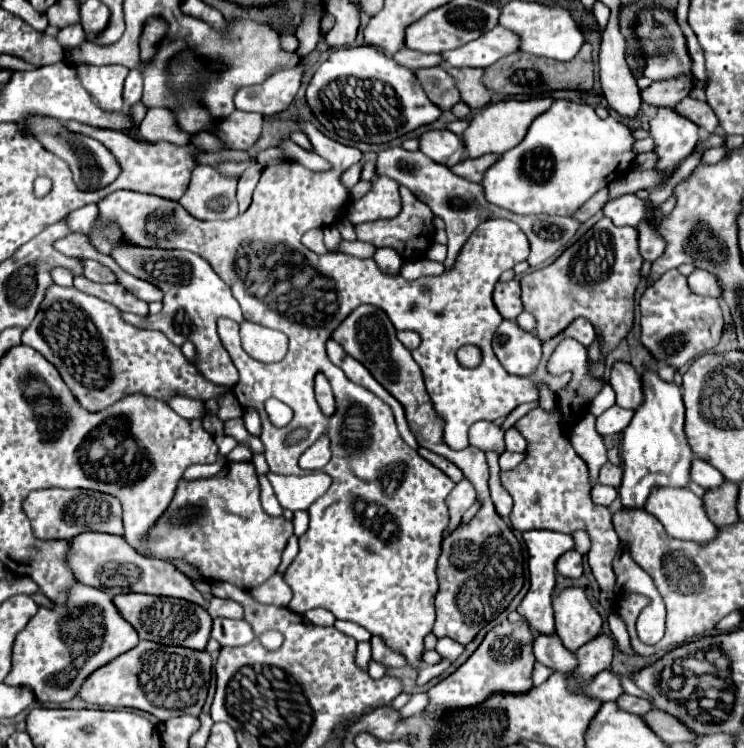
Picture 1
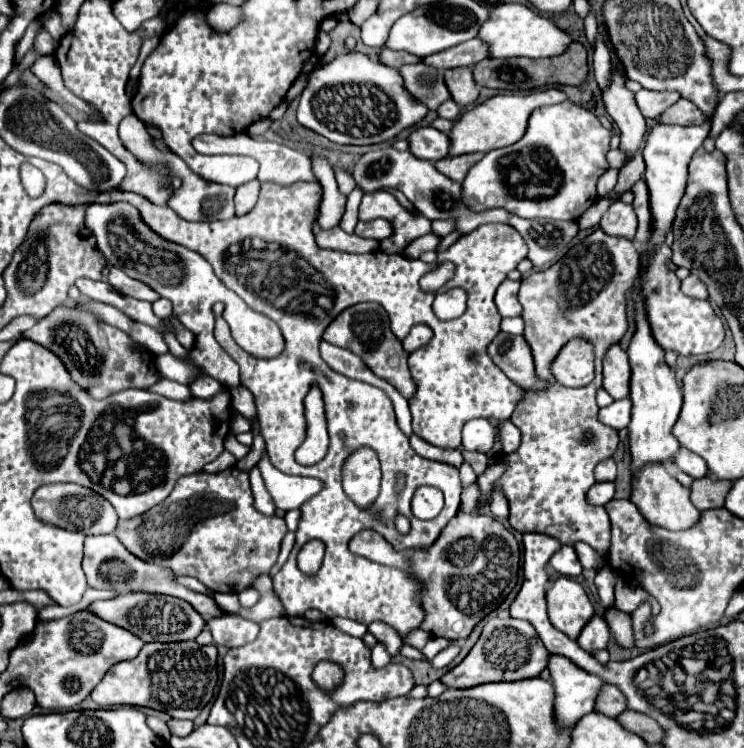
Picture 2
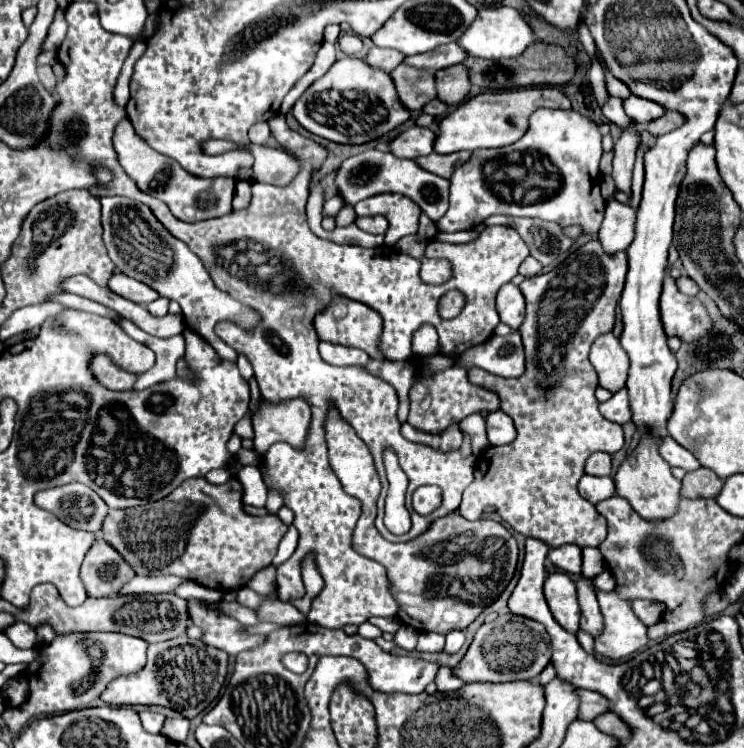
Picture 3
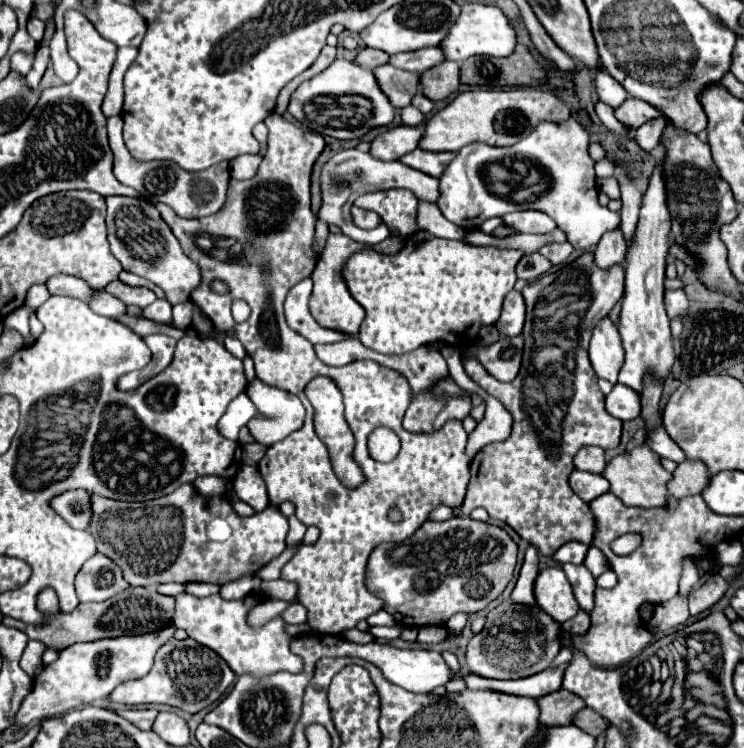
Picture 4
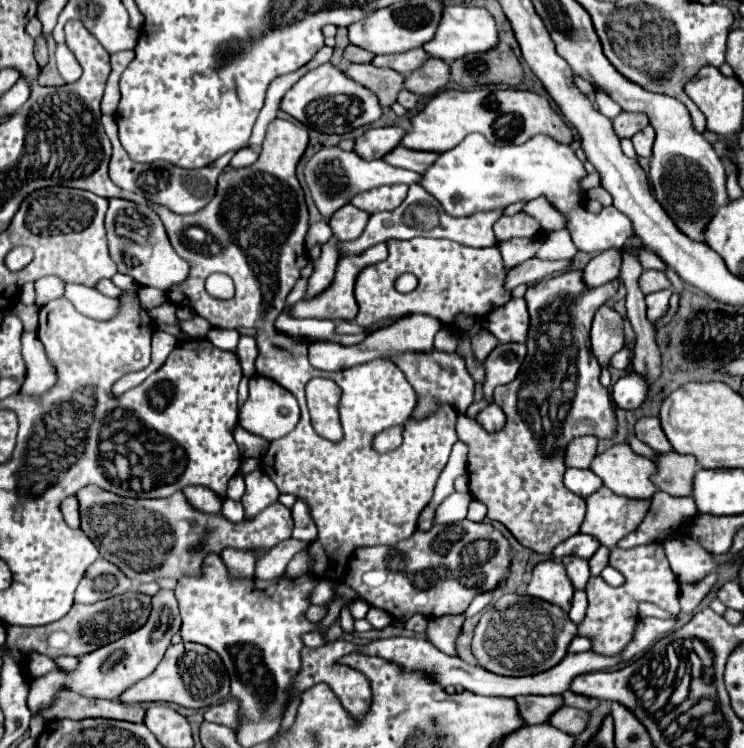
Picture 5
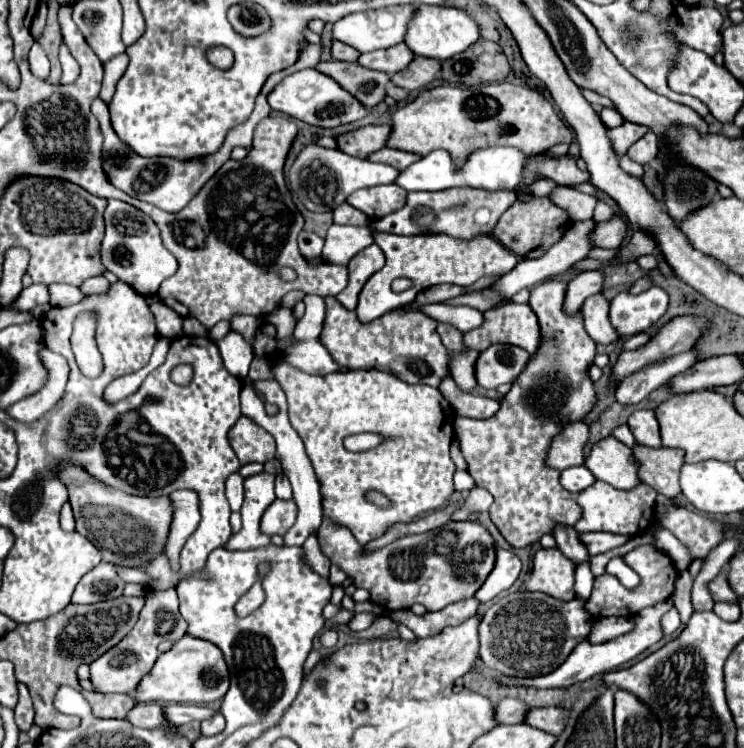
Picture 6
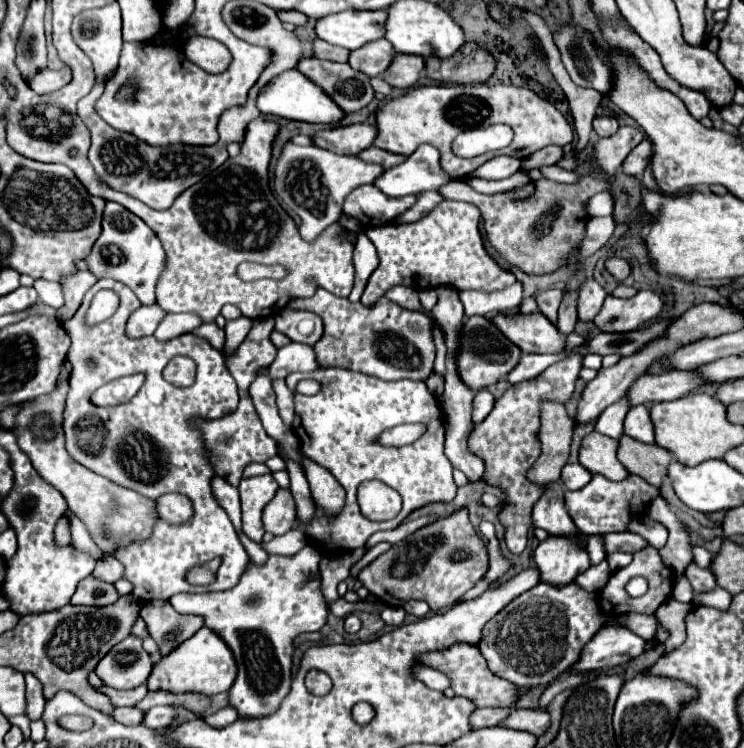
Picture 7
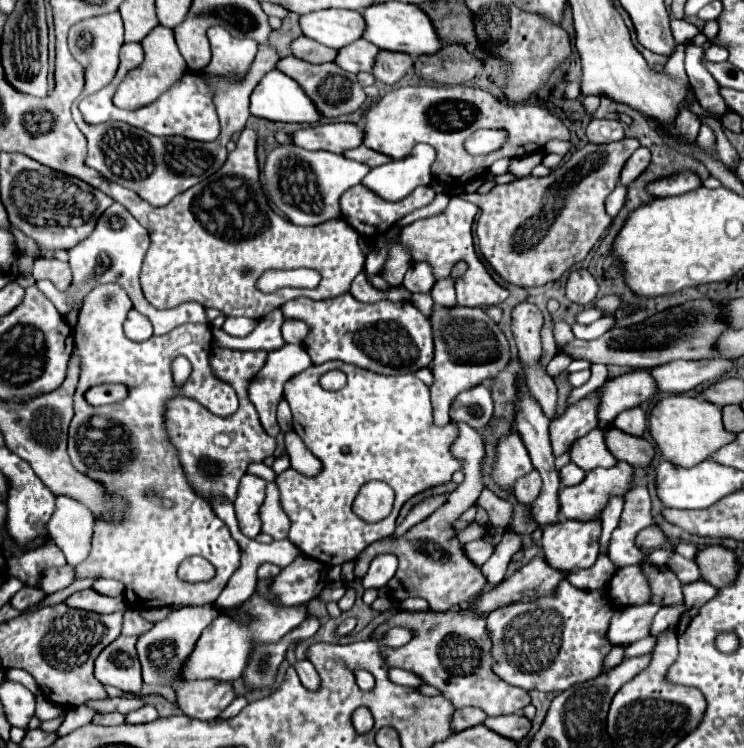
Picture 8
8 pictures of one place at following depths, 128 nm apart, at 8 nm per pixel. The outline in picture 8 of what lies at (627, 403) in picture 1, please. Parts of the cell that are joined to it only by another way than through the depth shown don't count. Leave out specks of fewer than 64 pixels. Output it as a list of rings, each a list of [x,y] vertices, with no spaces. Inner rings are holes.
[[[582,268],[582,272],[572,272],[566,284],[566,296],[568,300],[580,304],[580,306],[588,306],[596,300],[598,294],[598,284],[594,280],[594,276]]]

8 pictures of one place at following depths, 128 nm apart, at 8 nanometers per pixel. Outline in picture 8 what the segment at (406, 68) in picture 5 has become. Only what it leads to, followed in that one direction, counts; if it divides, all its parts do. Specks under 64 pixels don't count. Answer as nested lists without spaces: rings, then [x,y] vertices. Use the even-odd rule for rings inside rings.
[[[360,38],[356,42],[352,42],[350,46],[344,46],[338,56],[336,56],[336,64],[340,68],[344,68],[346,72],[372,72],[376,56],[378,56],[380,48],[376,48],[372,42]]]

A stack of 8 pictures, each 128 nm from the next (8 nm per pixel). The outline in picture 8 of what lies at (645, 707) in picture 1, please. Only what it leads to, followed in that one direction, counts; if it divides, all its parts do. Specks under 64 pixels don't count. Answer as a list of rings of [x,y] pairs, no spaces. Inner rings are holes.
[[[460,708],[454,714],[452,724],[460,732],[460,730],[466,730],[466,728],[472,728],[472,726],[482,724],[486,718],[488,718],[488,714],[484,710],[480,710],[480,708]]]

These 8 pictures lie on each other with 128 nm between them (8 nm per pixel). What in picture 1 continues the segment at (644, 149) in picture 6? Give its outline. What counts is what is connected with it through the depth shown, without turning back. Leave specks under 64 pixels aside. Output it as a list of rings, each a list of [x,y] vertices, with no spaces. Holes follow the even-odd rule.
[[[684,98],[680,104],[676,104],[676,110],[680,114],[684,114],[686,118],[690,118],[692,122],[696,122],[698,126],[706,128],[708,132],[716,132],[720,120],[716,120],[716,114],[712,112],[710,104],[704,100],[696,100],[696,98]]]

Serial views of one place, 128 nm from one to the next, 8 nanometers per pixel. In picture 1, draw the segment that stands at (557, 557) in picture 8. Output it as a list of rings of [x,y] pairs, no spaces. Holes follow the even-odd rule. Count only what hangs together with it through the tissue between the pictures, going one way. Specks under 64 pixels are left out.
[[[566,588],[554,598],[554,616],[556,634],[570,652],[576,652],[602,632],[602,618],[592,608],[582,588]]]

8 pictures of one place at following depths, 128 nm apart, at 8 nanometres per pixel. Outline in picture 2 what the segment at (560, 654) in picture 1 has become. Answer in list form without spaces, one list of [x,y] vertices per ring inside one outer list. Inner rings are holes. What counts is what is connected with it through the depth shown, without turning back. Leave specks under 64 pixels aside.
[[[548,656],[548,670],[556,688],[556,720],[562,726],[576,724],[584,714],[594,710],[596,696],[604,686],[600,676],[592,676],[582,668],[576,668],[566,656]]]

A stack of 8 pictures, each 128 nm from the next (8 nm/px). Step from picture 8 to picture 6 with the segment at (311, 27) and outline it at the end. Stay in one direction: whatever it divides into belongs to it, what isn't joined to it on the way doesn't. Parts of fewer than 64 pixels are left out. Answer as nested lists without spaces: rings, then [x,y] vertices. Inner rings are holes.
[[[404,4],[404,6],[388,6],[380,10],[366,10],[366,12],[354,12],[334,24],[334,40],[340,40],[348,46],[354,46],[360,52],[372,52],[396,46],[404,42],[408,20],[416,14],[416,6]]]

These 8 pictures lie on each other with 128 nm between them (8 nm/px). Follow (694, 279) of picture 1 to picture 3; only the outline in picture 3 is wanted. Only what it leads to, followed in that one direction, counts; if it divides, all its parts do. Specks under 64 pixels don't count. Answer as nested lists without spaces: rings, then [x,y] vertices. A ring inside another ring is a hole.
[[[682,276],[682,278],[678,278],[678,280],[676,280],[676,284],[678,284],[680,292],[684,292],[684,294],[688,294],[688,296],[696,296],[696,294],[700,292],[698,284],[696,284],[692,278],[688,278],[688,276]]]

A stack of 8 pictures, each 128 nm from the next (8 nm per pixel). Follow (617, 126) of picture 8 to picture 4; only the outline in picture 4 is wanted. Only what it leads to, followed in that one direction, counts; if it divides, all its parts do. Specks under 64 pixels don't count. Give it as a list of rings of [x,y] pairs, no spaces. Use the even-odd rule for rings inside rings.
[[[604,68],[596,70],[594,82],[596,82],[598,98],[604,100],[606,104],[610,104],[612,108],[618,108],[628,98],[628,92],[624,92],[624,88],[620,86],[620,82],[612,80],[612,76],[608,76],[608,72]]]

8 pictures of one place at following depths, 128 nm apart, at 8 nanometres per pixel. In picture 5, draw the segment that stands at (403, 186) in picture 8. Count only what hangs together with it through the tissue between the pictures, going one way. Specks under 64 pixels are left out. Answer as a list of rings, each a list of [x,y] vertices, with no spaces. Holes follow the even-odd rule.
[[[470,134],[456,148],[440,154],[440,158],[426,170],[420,184],[424,190],[428,190],[442,204],[446,214],[456,216],[456,218],[472,216],[476,212],[500,210],[500,208],[506,208],[514,202],[530,202],[538,196],[546,196],[550,200],[550,204],[558,212],[562,212],[562,216],[566,218],[566,228],[568,228],[572,242],[576,244],[578,250],[602,252],[604,248],[622,248],[624,242],[632,236],[632,224],[630,224],[628,216],[624,216],[614,206],[602,208],[602,212],[598,212],[598,214],[586,210],[586,206],[584,206],[586,192],[580,184],[586,174],[588,172],[584,170],[584,164],[578,160],[578,156],[570,148],[570,144],[560,144],[560,142],[552,140],[550,136],[536,134],[532,140],[528,140],[526,144],[520,144],[520,146],[494,146],[484,136]]]

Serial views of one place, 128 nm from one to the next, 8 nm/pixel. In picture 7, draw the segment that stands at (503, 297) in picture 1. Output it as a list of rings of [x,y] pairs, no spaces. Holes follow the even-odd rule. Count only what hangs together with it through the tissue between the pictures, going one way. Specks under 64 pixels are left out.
[[[318,290],[312,298],[296,298],[290,302],[290,308],[310,310],[322,318],[324,334],[314,350],[324,368],[336,366],[382,380],[426,380],[434,370],[436,346],[432,338],[432,318],[428,314],[404,310],[388,298],[366,308],[360,302],[352,304],[348,298],[332,296],[326,290]],[[522,312],[496,314],[492,322],[524,354],[552,354],[564,348],[564,336],[540,312],[532,312],[532,316],[524,316]]]

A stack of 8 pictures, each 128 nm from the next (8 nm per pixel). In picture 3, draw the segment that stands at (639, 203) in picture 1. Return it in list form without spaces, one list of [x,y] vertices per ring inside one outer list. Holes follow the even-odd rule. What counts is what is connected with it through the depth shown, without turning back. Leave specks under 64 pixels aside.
[[[616,200],[606,204],[598,240],[602,242],[608,254],[626,250],[628,244],[632,244],[634,222],[636,222],[636,212],[628,204],[620,204]]]

